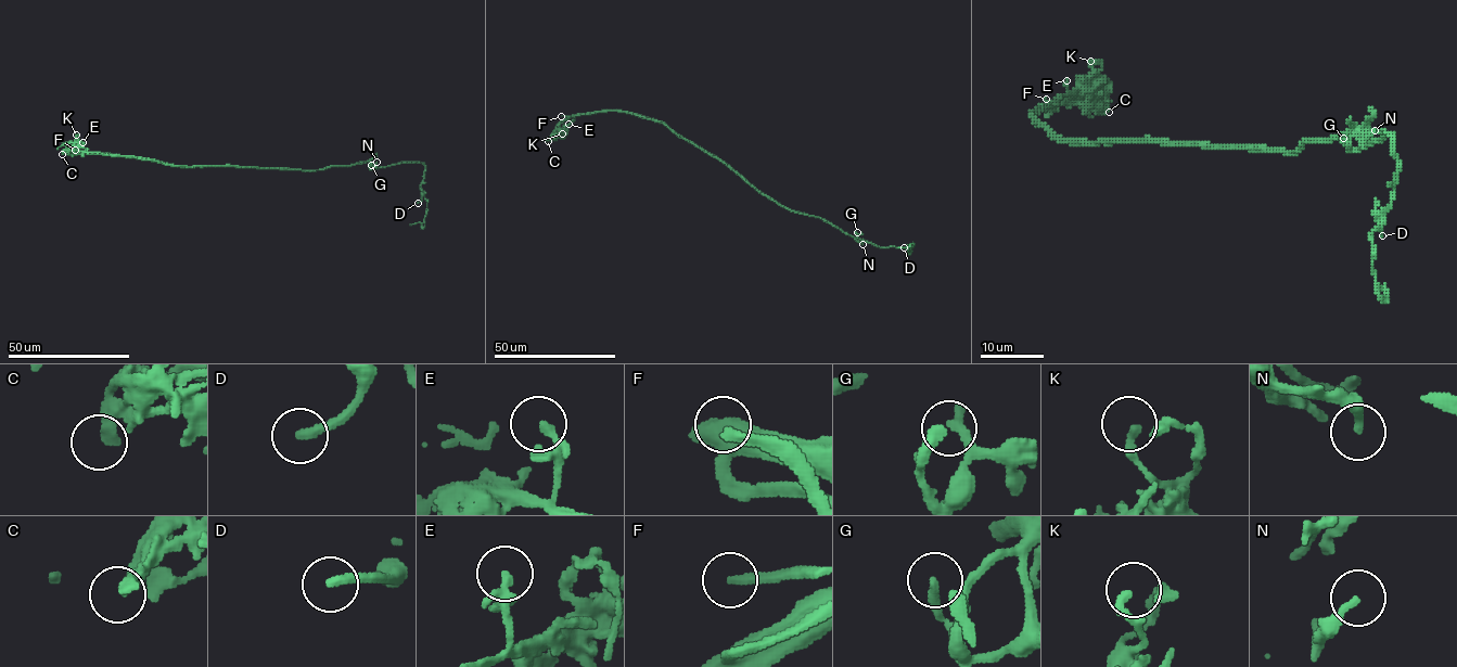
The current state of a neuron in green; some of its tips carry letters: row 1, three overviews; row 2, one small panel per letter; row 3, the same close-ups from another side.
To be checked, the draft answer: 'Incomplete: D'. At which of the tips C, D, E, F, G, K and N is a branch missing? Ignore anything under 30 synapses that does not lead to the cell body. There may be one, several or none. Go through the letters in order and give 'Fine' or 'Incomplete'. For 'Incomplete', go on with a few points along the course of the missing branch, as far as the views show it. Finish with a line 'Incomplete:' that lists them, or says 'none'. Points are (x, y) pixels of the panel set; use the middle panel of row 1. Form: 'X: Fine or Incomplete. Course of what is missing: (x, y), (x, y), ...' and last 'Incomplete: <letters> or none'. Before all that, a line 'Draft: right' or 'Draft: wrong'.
Draft: wrong
C: Fine
D: Fine
E: Fine
F: Incomplete. Course of what is missing: (561, 116), (548, 117), (536, 125), (522, 119), (512, 104), (513, 88)
G: Fine
K: Fine
N: Fine
Incomplete: F

